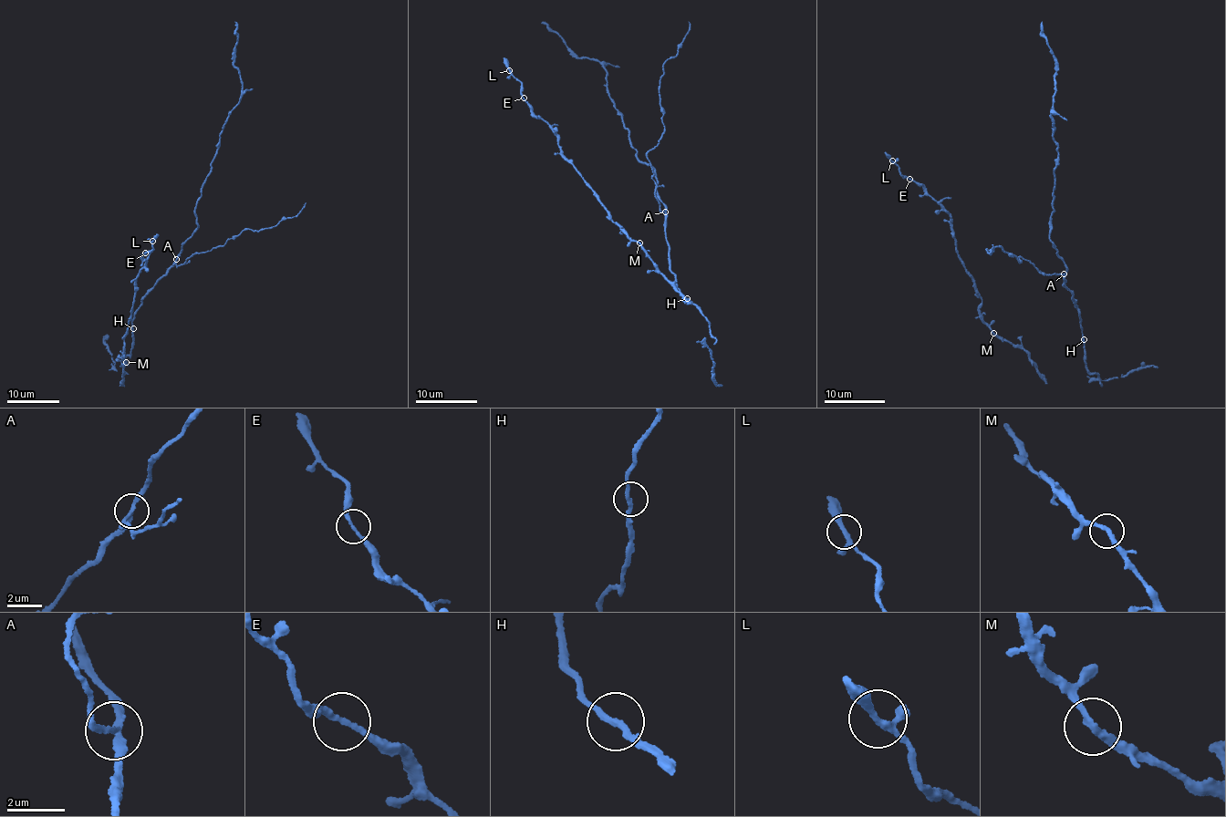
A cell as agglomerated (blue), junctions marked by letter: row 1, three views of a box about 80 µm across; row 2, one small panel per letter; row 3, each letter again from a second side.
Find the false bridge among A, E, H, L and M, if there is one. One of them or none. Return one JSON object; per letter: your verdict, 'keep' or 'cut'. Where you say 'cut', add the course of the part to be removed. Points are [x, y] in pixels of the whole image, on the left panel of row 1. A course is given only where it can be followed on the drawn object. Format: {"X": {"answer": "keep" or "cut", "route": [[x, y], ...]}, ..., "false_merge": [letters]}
{"A": {"answer": "cut", "route": [[176, 259], [177, 267], [240, 232], [275, 225], [296, 214], [305, 203]]}, "E": {"answer": "keep"}, "H": {"answer": "keep"}, "L": {"answer": "keep"}, "M": {"answer": "keep"}, "false_merge": ["A"]}

